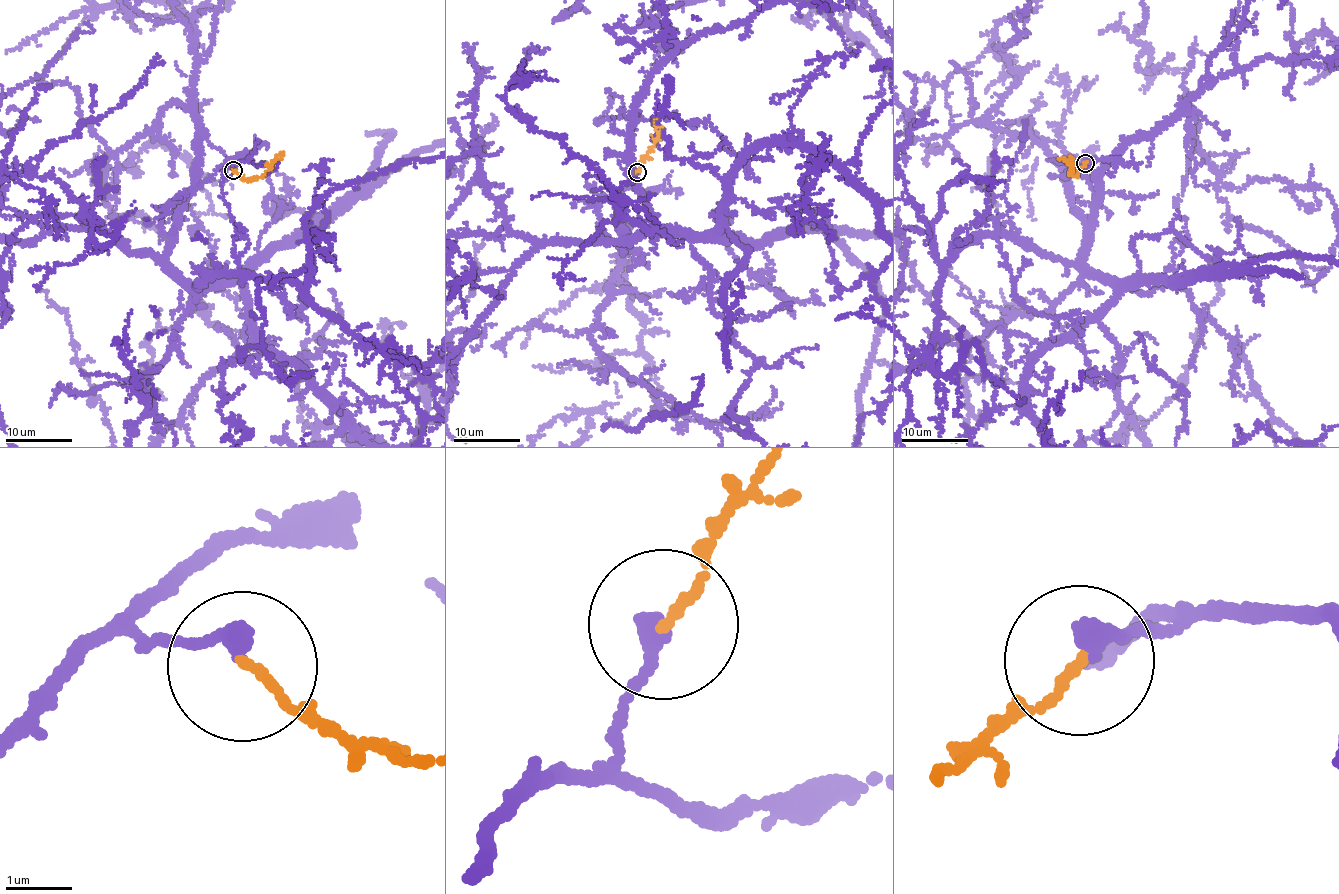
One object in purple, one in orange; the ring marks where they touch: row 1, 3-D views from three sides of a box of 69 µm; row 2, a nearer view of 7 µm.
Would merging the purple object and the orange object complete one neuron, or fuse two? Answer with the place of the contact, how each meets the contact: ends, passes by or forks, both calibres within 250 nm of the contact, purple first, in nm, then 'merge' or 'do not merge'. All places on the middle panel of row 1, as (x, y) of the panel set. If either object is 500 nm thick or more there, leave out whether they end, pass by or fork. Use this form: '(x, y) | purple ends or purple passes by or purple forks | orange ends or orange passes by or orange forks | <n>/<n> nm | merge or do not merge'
(637, 172) | purple ends | orange ends | 320/130 nm | do not merge

